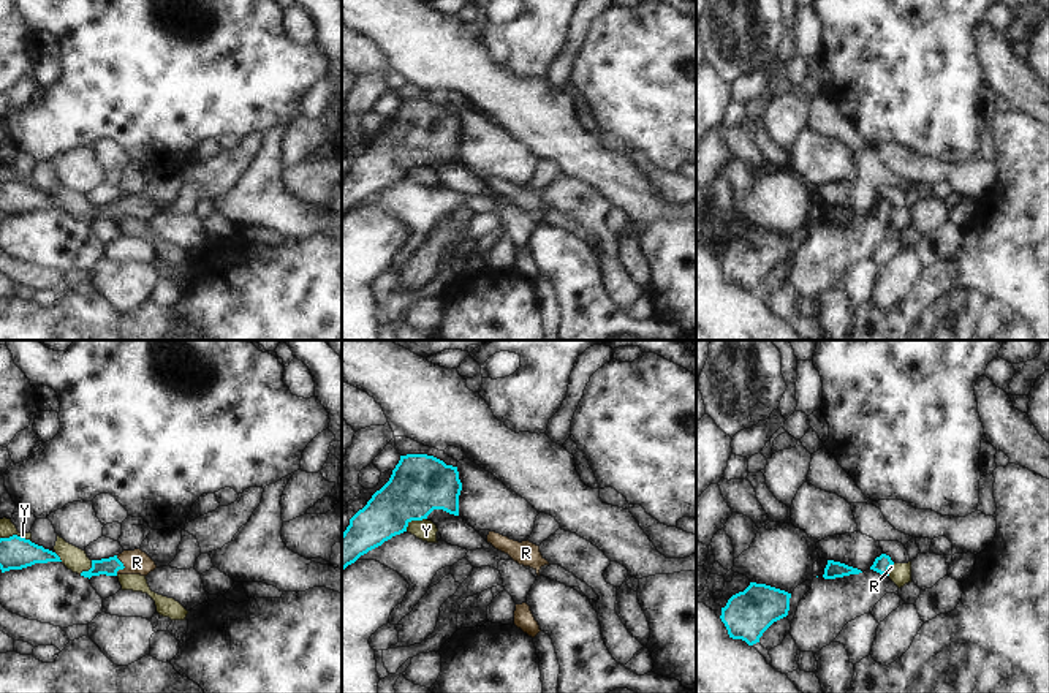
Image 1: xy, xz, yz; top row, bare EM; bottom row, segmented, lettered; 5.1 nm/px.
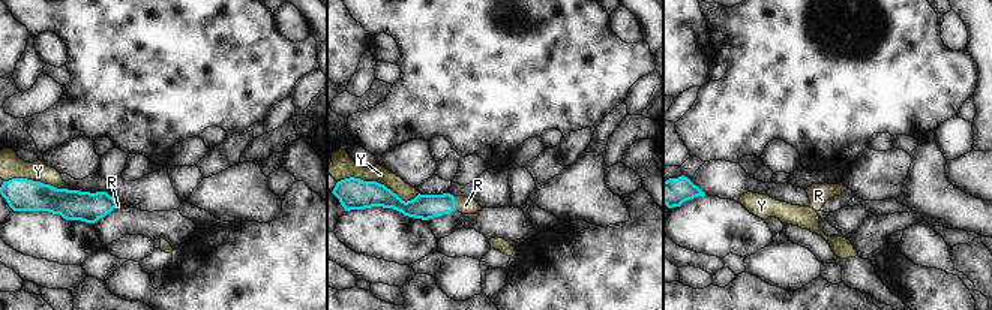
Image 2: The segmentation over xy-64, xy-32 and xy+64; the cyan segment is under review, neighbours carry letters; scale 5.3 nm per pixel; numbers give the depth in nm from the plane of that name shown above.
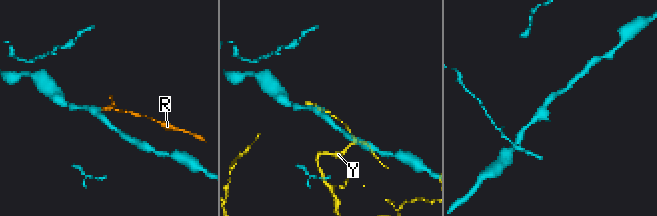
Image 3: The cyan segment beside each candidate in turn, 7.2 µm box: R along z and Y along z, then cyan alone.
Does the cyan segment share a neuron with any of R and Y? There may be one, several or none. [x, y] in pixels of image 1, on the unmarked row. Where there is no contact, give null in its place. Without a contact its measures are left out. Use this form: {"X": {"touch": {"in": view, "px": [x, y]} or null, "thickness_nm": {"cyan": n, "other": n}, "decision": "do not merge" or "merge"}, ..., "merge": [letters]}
{"R": {"touch": {"in": "xy", "px": [122, 211]}, "thickness_nm": {"cyan": 90, "other": 130}, "decision": "merge"}, "Y": {"touch": {"in": "xy", "px": [16, 181]}, "thickness_nm": {"cyan": 170, "other": 80}, "decision": "do not merge"}, "merge": ["R"]}

